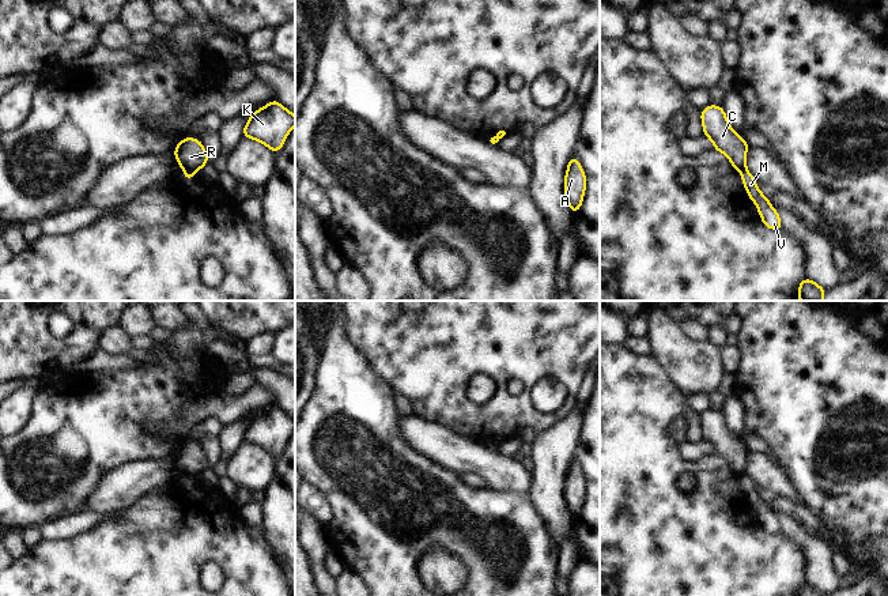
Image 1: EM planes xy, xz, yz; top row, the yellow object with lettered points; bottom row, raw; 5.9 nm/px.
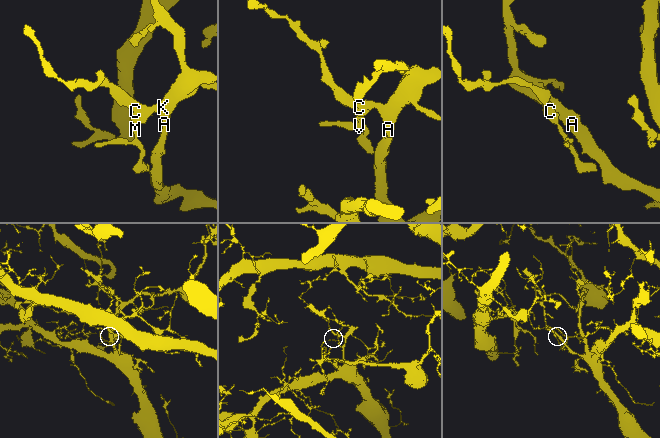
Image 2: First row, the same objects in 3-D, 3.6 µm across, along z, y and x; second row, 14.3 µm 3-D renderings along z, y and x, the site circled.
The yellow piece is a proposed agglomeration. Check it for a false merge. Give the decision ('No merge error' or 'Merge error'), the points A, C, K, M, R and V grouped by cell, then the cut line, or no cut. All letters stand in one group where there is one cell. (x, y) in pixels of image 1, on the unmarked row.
Merge error. Groups: A C K R / M V. Split along yz (745, 474), (740, 476)

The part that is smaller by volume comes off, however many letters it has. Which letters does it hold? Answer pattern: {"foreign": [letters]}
{"foreign": ["M", "V"]}

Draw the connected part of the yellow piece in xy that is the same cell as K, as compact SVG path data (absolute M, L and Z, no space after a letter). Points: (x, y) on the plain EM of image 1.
M273 404L250 419L242 438L243 442L258 445L277 459L294 430L295 420Z

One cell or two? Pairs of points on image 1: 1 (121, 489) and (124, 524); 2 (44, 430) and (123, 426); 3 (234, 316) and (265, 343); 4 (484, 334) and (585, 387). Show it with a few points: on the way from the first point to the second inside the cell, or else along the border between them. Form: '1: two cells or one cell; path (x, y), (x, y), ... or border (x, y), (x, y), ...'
1: two cells; border (147, 491), (123, 510), (112, 515)
2: one cell; path (63, 430), (78, 430), (82, 426), (104, 426)
3: two cells; border (272, 335), (259, 334), (246, 343)
4: two cells; border (585, 370), (574, 399)

